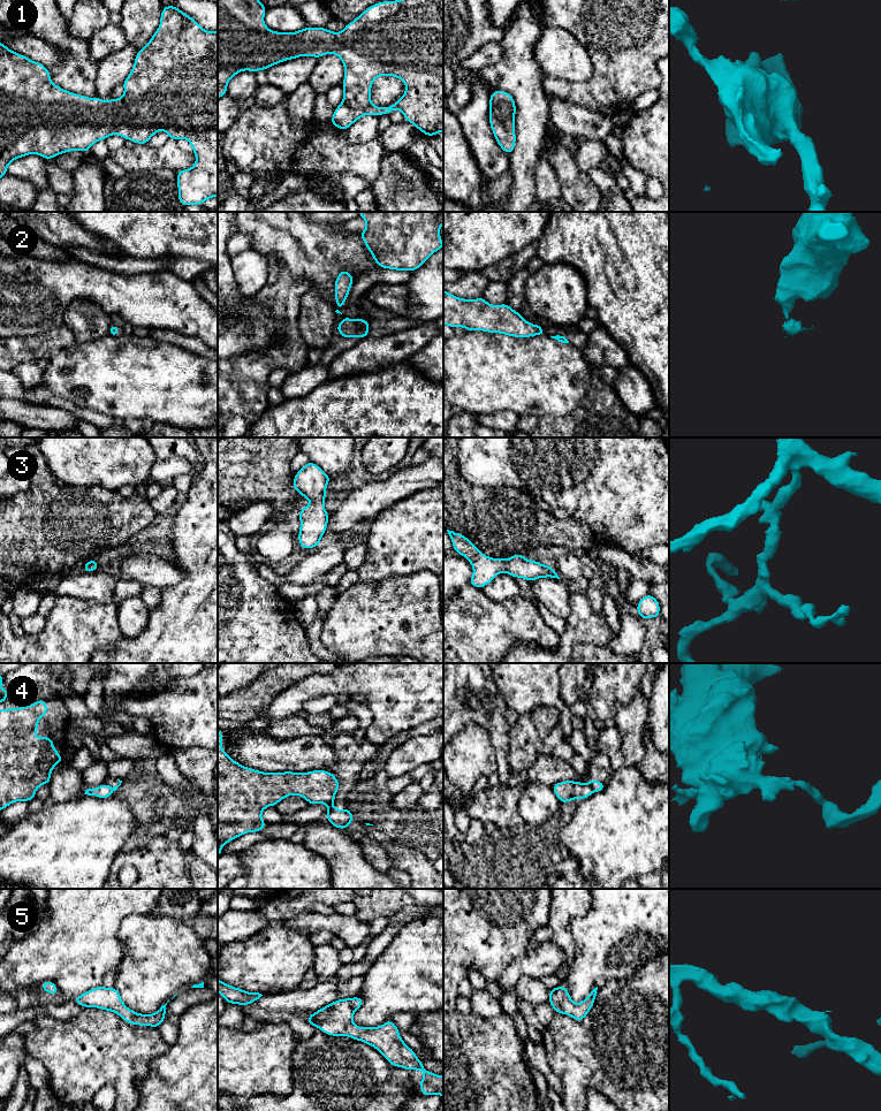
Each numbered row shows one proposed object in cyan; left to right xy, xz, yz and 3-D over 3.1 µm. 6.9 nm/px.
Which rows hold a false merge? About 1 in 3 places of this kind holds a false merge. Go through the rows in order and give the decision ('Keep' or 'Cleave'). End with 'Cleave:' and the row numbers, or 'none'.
1: Keep
2: Cleave
3: Keep
4: Cleave
5: Keep
Cleave: 2, 4

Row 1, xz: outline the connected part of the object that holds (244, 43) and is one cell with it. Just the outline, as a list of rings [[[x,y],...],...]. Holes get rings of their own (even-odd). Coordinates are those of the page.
[[[218,0],[218,99],[227,94],[233,76],[243,70],[267,70],[299,56],[337,55],[344,67],[343,100],[331,123],[342,130],[364,115],[388,115],[398,109],[404,120],[428,137],[443,131],[443,0],[395,0],[370,6],[341,32],[327,28],[296,32],[269,30],[259,0]],[[379,76],[394,76],[405,83],[405,93],[388,107],[374,106],[371,87]]]

